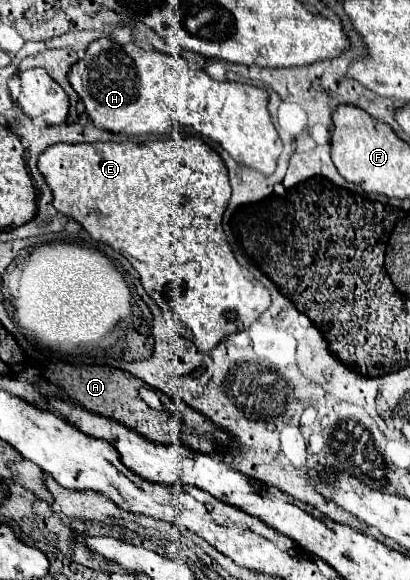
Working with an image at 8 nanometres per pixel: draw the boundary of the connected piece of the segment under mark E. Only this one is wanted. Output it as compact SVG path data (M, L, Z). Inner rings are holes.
M180 136L177 138L153 139L153 141L147 141L147 145L139 145L139 143L133 143L133 141L123 141L123 143L115 143L115 141L105 141L103 143L103 141L97 141L97 143L77 143L77 145L57 143L57 145L47 147L39 155L37 167L45 175L45 181L47 181L47 185L53 191L53 205L55 205L55 209L59 213L63 213L63 215L79 221L89 231L89 235L93 239L103 241L103 243L111 245L115 251L123 253L125 257L141 263L141 267L137 267L135 271L139 273L143 289L149 293L149 297L165 313L169 311L175 317L179 333L183 337L191 339L197 345L199 351L211 351L219 343L219 339L225 339L229 333L247 329L271 305L269 291L263 287L261 281L257 281L245 267L241 267L237 263L237 259L235 259L235 255L231 251L231 245L227 243L227 237L225 237L225 231L223 231L223 225L221 225L221 217L223 217L223 213L227 209L227 203L229 203L229 197L231 197L231 185L229 185L229 177L227 177L227 167L223 163L223 159L217 155L217 151L213 151L199 137Z

